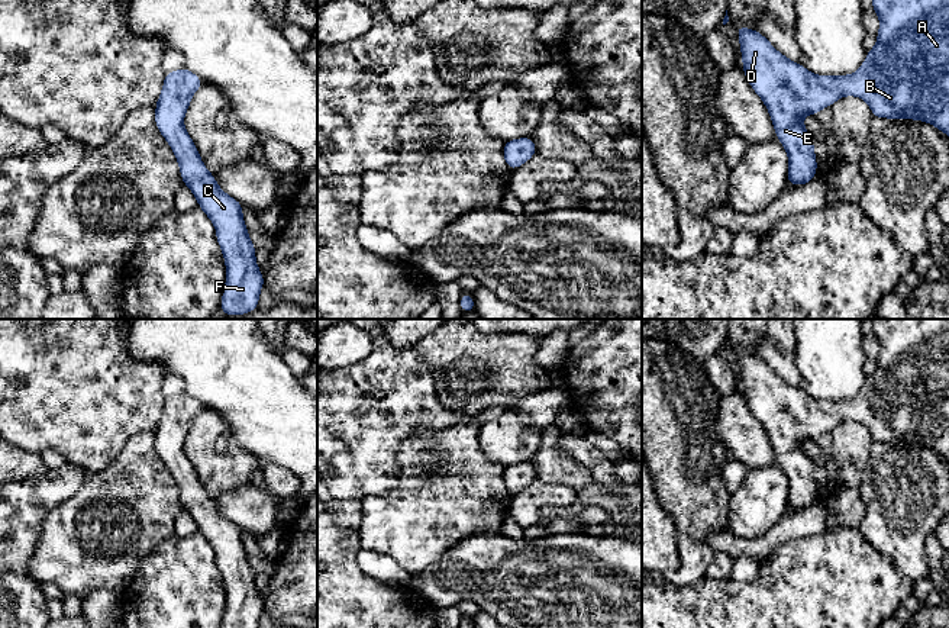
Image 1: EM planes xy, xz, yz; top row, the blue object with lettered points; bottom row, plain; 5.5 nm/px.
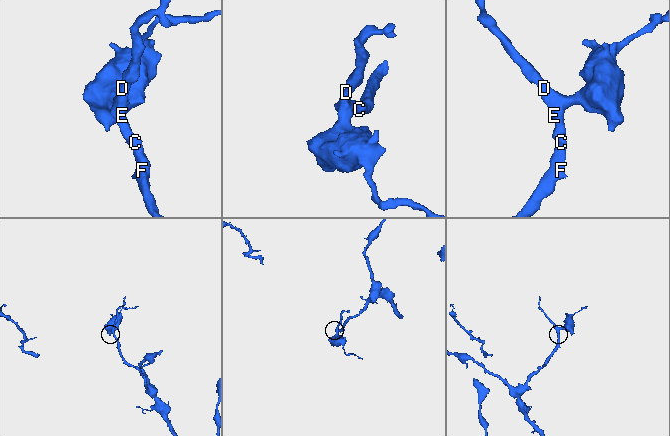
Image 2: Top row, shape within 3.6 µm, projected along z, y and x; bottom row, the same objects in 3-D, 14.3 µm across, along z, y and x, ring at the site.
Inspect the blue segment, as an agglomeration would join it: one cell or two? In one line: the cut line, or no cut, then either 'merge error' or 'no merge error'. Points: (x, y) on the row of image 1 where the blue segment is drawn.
cut none; no merge error

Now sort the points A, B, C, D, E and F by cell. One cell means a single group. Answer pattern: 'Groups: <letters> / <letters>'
Groups: A B C D E F

